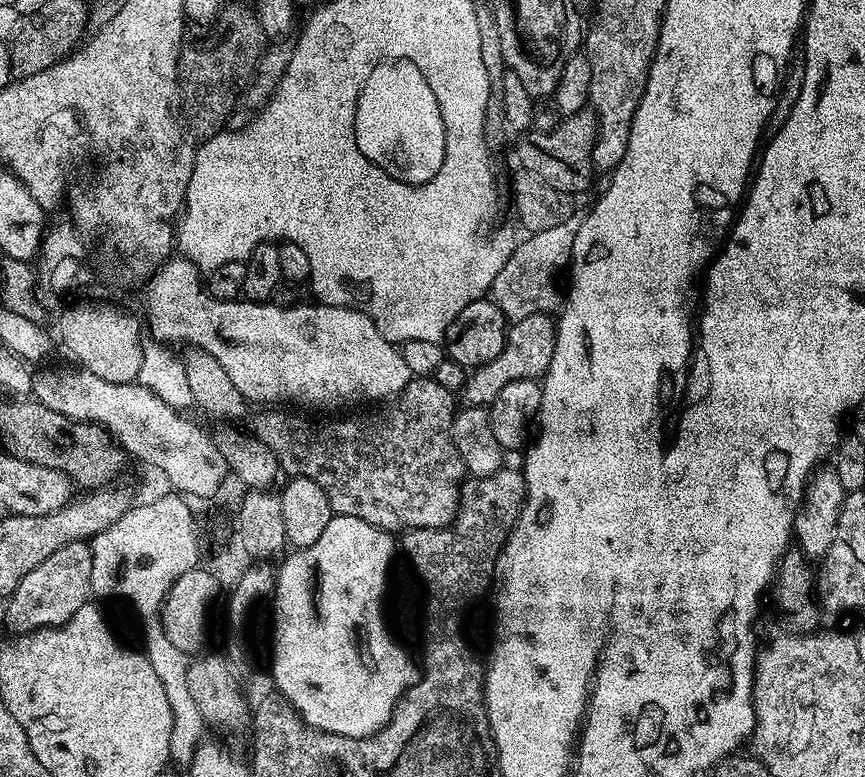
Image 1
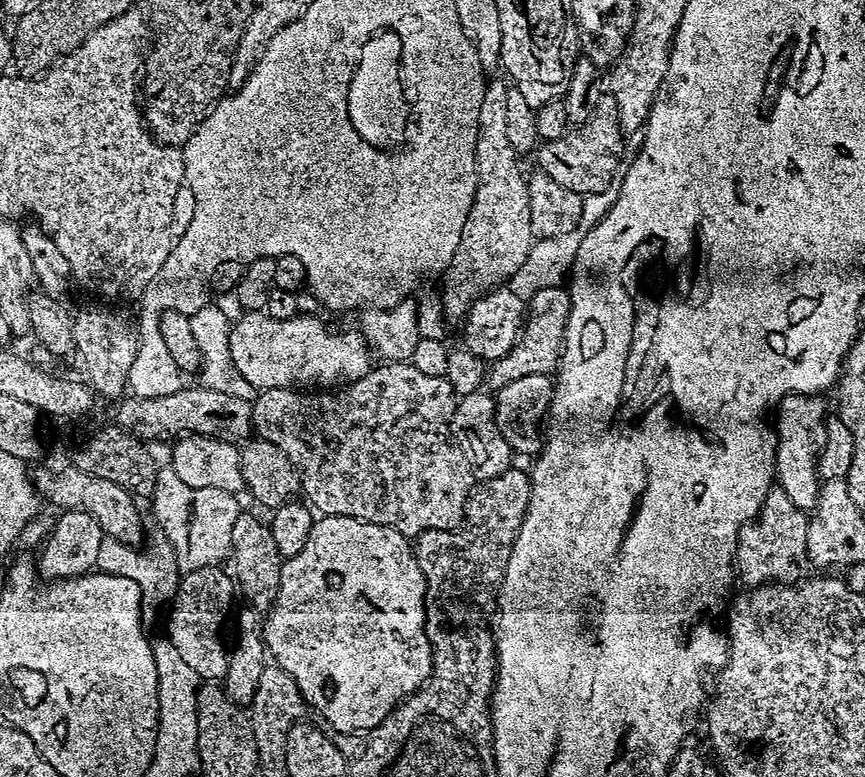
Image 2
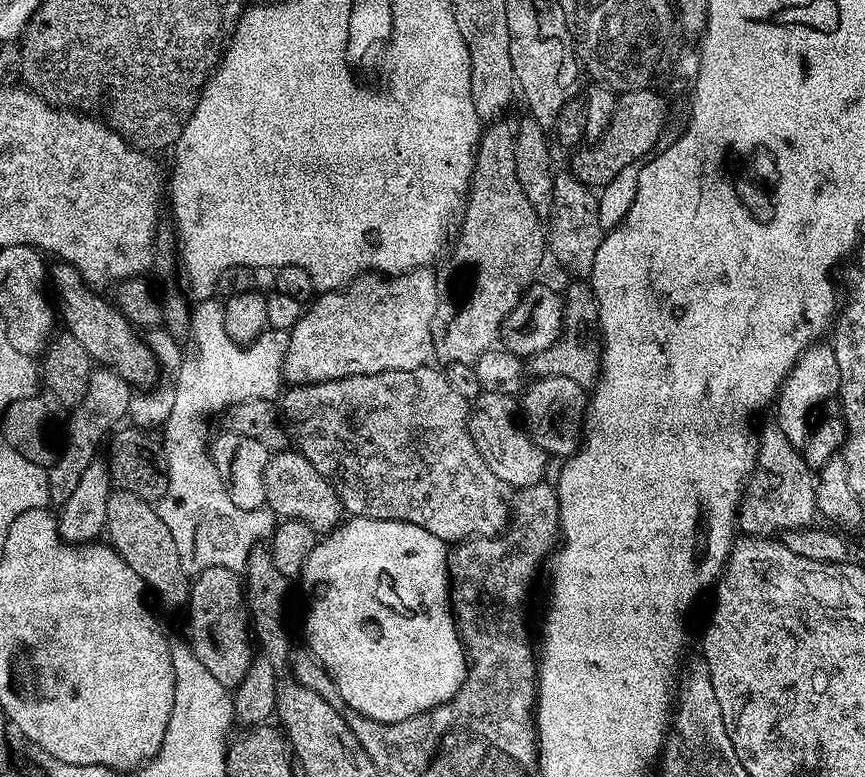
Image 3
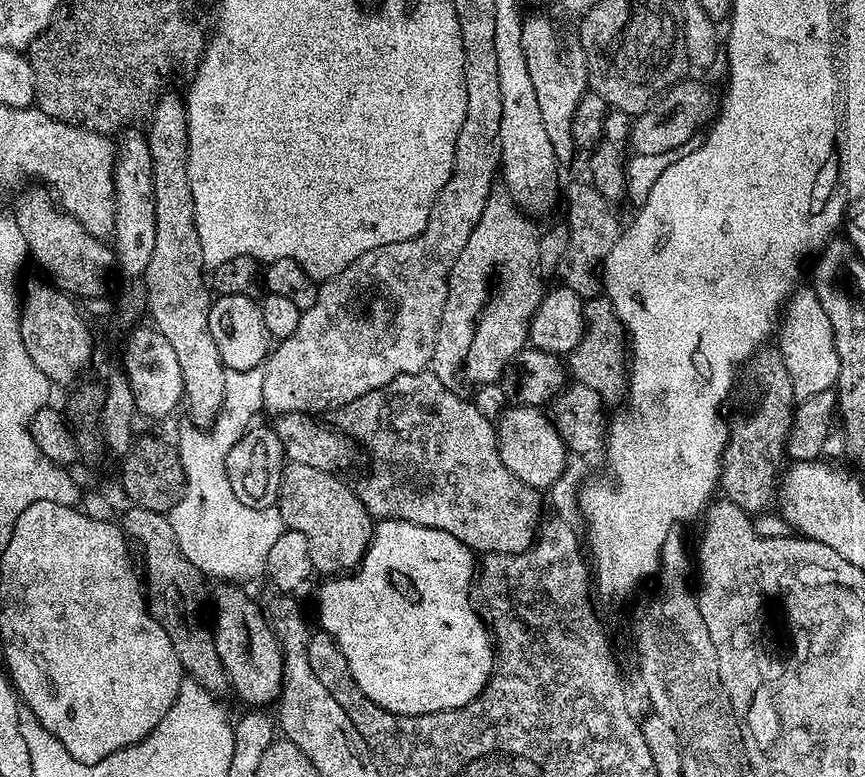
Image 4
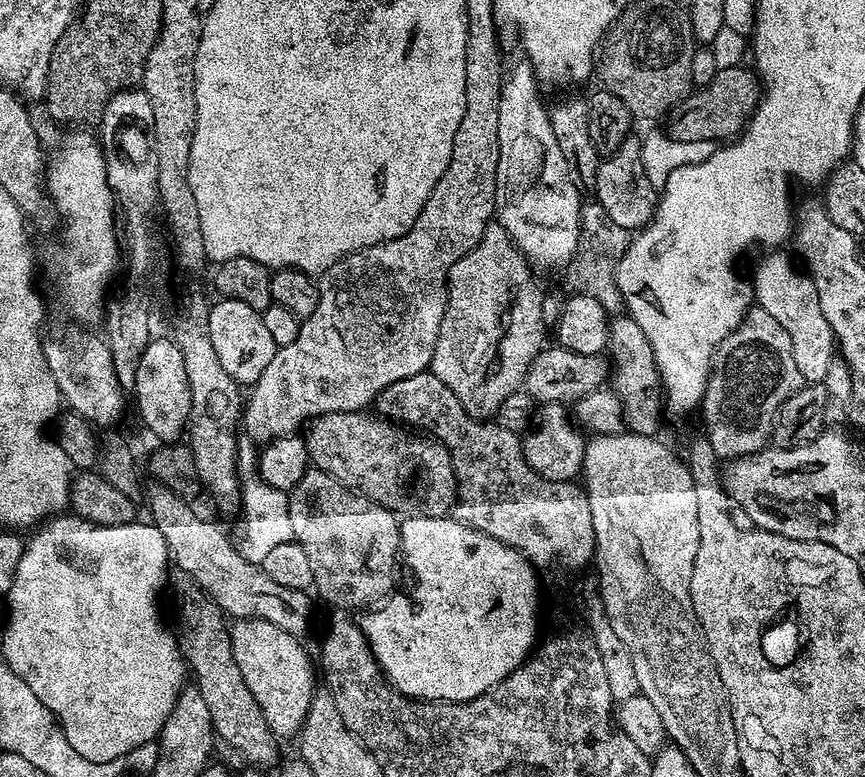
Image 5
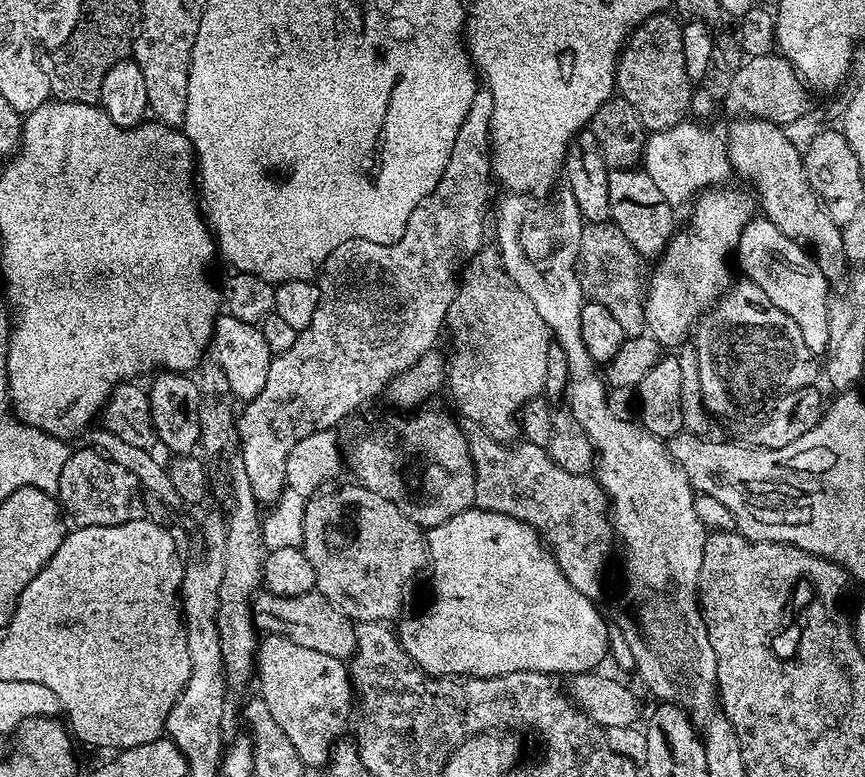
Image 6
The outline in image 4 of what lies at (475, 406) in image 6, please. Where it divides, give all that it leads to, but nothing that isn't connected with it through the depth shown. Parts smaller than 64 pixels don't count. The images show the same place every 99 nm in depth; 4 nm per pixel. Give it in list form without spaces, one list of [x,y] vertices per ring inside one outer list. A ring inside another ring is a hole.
[[[503,186],[493,187],[492,192],[486,198],[486,204],[482,206],[482,216],[478,218],[478,226],[474,226],[470,238],[466,238],[466,246],[462,249],[462,254],[458,254],[458,262],[454,262],[454,266],[448,275],[446,306],[442,310],[440,329],[434,342],[434,354],[432,355],[430,370],[440,379],[442,386],[446,386],[452,392],[463,393],[465,391],[464,388],[475,390],[482,384],[497,383],[503,377],[504,369],[511,364],[513,358],[529,343],[528,327],[532,321],[533,314],[538,310],[540,299],[543,298],[546,288],[542,283],[539,270],[539,235],[537,227],[534,228],[531,222],[520,212],[523,212],[521,205],[517,204],[507,188]]]

